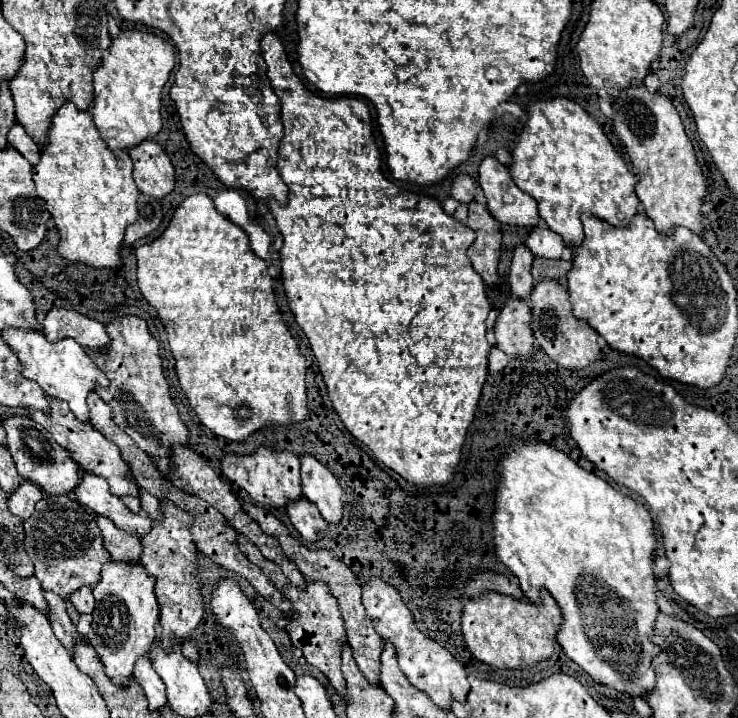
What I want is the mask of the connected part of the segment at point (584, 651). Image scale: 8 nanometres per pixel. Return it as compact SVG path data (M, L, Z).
M515 439L507 455L499 459L493 529L497 559L517 575L523 595L537 605L539 591L547 589L559 603L563 625L557 633L557 643L565 655L595 683L627 697L645 699L647 691L655 687L651 659L659 655L659 647L651 641L659 605L657 575L653 571L657 541L649 511L631 497L621 495L601 477L581 469L563 451L539 441Z

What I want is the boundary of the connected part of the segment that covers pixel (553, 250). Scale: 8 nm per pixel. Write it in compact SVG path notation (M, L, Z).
M539 225L539 229L531 229L529 237L527 237L527 249L535 255L535 257L543 257L543 259L561 259L561 251L563 251L563 241L557 233L551 233L551 229L547 229L545 225Z

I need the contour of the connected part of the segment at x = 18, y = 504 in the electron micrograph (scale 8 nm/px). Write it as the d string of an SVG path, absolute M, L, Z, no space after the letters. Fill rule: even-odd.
M25 481L23 485L19 485L19 489L9 497L9 511L19 517L21 521L27 521L33 513L35 503L43 497L43 493L39 493L39 489L35 489L35 485L29 485L29 481Z

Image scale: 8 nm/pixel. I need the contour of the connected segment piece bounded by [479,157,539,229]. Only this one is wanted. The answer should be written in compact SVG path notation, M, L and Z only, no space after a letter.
M485 157L479 167L479 185L487 199L487 211L503 225L537 227L535 201L527 197L511 179L511 173L495 157Z

